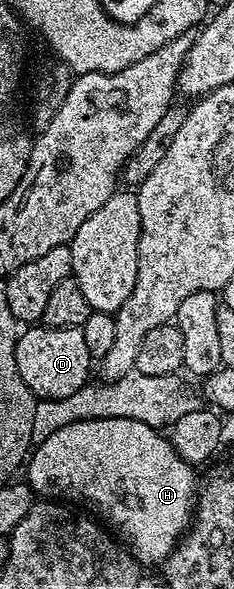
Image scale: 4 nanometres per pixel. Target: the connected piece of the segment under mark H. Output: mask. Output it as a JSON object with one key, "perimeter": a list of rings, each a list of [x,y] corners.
{"perimeter":[[[131,419],[76,421],[56,429],[52,437],[33,448],[24,467],[25,478],[39,496],[54,501],[75,499],[78,503],[87,503],[95,511],[93,514],[121,540],[139,564],[158,565],[174,552],[178,540],[192,522],[192,512],[196,506],[196,483],[194,487],[194,471],[190,468],[193,466],[179,455],[173,442],[162,434],[159,428]]]}

